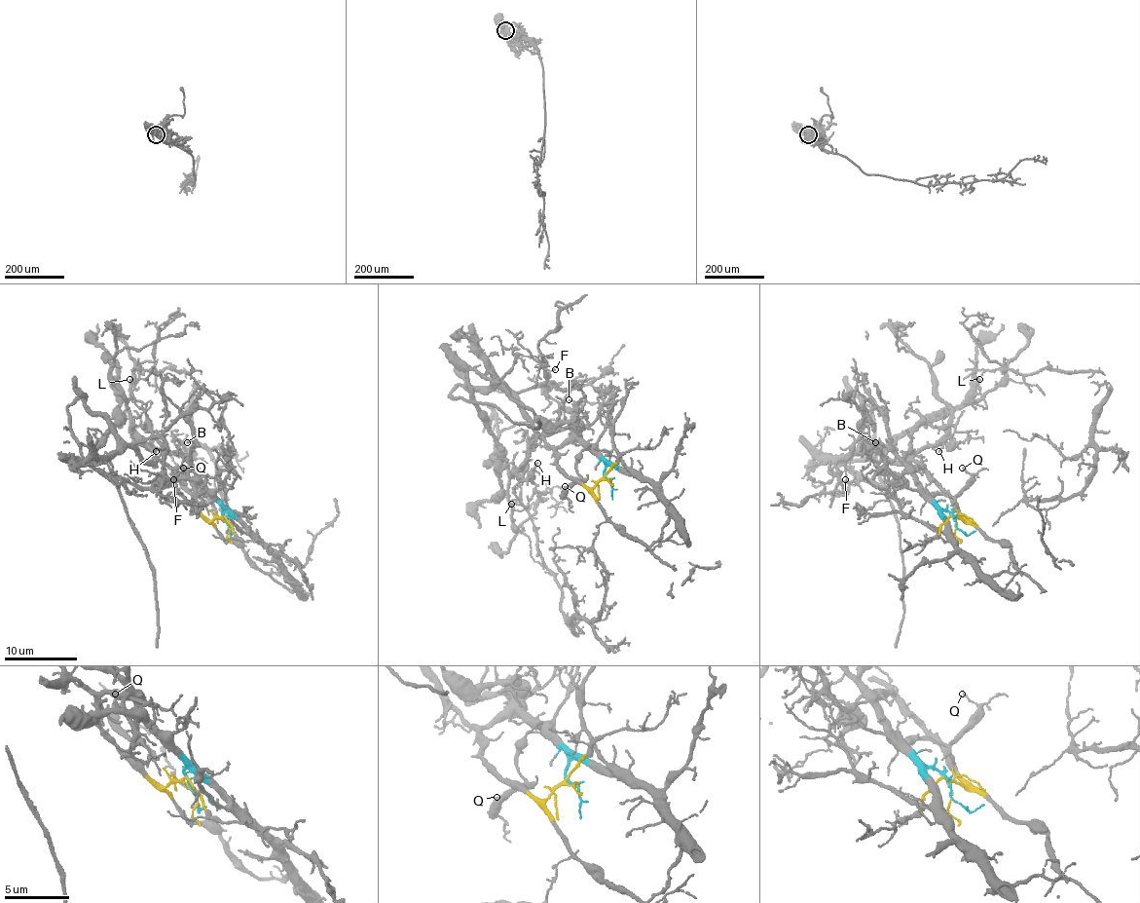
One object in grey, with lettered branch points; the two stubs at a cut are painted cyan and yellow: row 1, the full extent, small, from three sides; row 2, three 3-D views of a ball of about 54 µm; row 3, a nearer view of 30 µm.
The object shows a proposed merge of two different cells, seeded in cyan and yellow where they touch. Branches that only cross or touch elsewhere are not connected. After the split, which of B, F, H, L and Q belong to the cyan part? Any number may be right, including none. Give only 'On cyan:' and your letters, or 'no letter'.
On cyan: B

